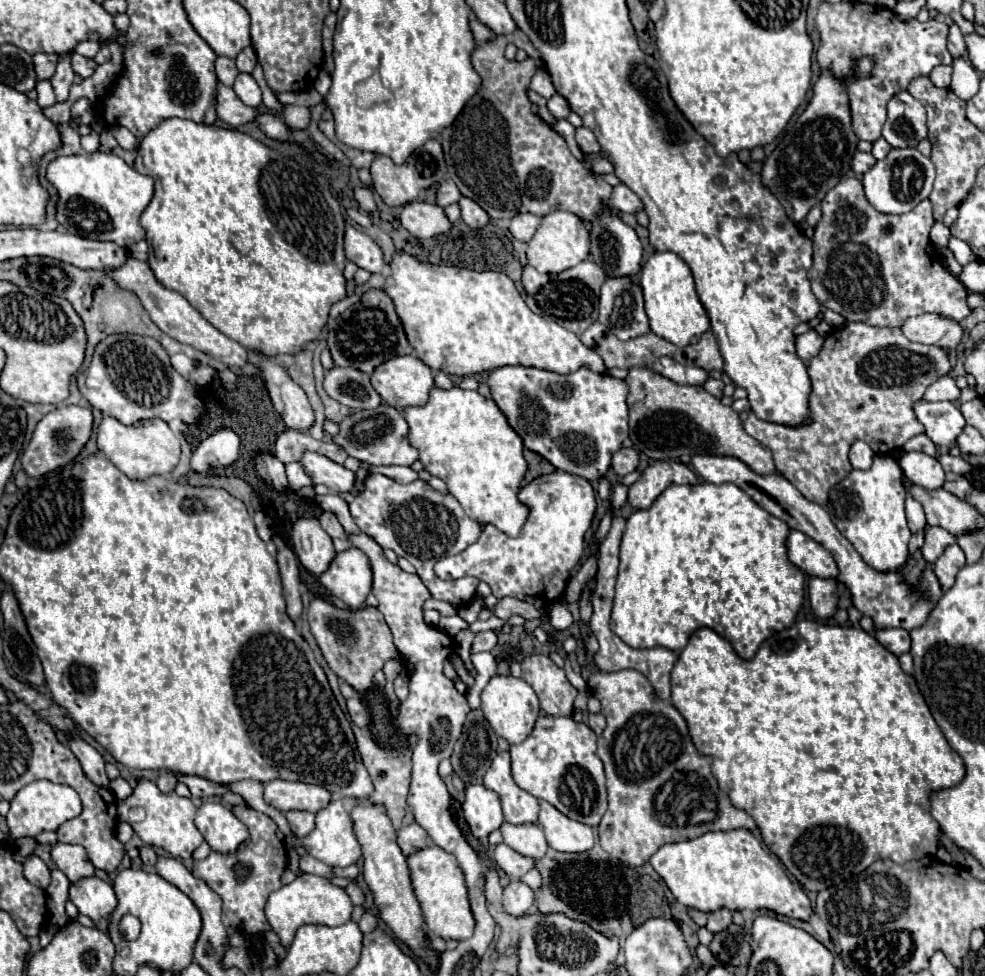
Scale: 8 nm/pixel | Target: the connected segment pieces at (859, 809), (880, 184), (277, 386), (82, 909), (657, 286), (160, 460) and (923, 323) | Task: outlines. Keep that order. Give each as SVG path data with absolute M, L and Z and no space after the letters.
M802 620L768 638L752 660L742 660L726 638L718 636L710 628L700 628L690 636L672 670L672 704L686 718L696 750L714 758L712 772L718 778L720 788L730 796L736 808L746 810L756 820L764 844L782 860L788 872L806 890L820 892L824 888L830 888L832 884L840 884L842 880L860 874L876 860L890 858L896 864L904 864L908 860L922 860L924 856L936 854L940 846L940 826L930 814L930 794L960 784L966 776L966 766L960 754L950 748L936 720L932 720L928 704L916 688L916 680L900 668L898 658L888 652L874 634L868 634L862 628L854 626L818 624L814 620Z
M892 148L884 160L878 160L862 178L868 202L884 214L910 212L918 202L930 196L934 184L934 164L916 148Z
M260 356L258 366L264 372L272 404L286 426L296 432L310 430L314 424L314 412L306 398L306 392L288 376L288 372L278 364L276 358Z
M82 878L70 884L70 900L80 914L92 918L94 922L108 918L116 908L116 894L112 884L100 878Z
M654 252L642 266L640 286L644 292L650 330L660 338L676 346L688 346L700 340L700 336L710 328L706 310L694 290L692 272L674 252Z
M106 416L98 428L98 448L130 480L148 480L148 476L166 476L176 468L180 460L180 440L164 420L144 420L132 426L124 426L116 418Z
M930 312L908 318L902 326L902 332L912 342L938 346L942 350L956 348L964 336L964 328L956 320L948 320L946 316L936 316Z

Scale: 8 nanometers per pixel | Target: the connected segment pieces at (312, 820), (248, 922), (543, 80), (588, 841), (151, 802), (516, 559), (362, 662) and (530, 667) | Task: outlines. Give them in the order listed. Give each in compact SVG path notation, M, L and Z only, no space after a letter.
M286 812L286 818L292 832L300 838L304 838L316 826L316 814L312 812Z
M234 808L234 814L248 826L250 838L240 844L234 854L210 852L208 858L194 862L192 874L202 878L220 898L222 898L222 922L226 928L236 928L248 938L264 936L270 924L264 916L264 904L270 892L276 892L282 882L280 876L288 866L288 852L282 840L276 836L276 824L262 812L254 808Z
M534 76L534 78L532 78L530 88L532 88L534 92L538 92L540 96L544 96L544 98L550 98L552 94L556 94L554 84L552 84L550 76Z
M540 802L540 826L546 832L548 846L558 852L586 852L594 846L594 832L590 826L570 820L552 804Z
M138 780L132 796L118 802L118 818L128 822L146 844L164 848L174 858L192 858L192 852L204 842L204 836L194 824L194 816L196 806L190 798L182 798L176 792L164 794L150 780Z
M556 470L526 484L518 498L530 506L530 516L522 528L522 536L510 538L494 526L484 526L476 544L456 556L440 558L434 572L442 580L474 576L488 582L498 600L506 596L518 598L546 612L564 598L568 580L584 556L584 536L592 526L596 494L588 480Z
M316 596L308 606L308 624L328 666L356 692L370 690L374 686L374 674L382 670L384 662L398 658L398 650L394 645L390 628L384 622L384 616L378 612L378 608L338 608L326 602L324 598Z
M532 654L522 660L522 678L540 698L540 708L548 716L572 716L578 690L568 682L562 668L548 656Z

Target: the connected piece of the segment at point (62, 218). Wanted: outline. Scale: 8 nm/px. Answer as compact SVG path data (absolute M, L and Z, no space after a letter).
M98 150L92 154L60 156L48 164L46 178L60 194L56 218L68 232L90 240L116 242L124 248L144 240L146 232L140 226L140 214L154 196L154 180L136 172L116 154Z

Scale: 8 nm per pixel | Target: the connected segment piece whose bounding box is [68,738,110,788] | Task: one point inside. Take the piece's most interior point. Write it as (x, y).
(92, 763)

